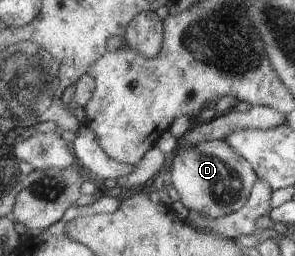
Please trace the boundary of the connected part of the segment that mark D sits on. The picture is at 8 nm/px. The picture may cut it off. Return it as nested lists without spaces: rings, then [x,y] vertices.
[[[226,140],[201,141],[195,147],[179,149],[167,180],[179,192],[181,203],[189,211],[205,217],[223,217],[246,206],[258,175],[250,161],[239,155]]]

